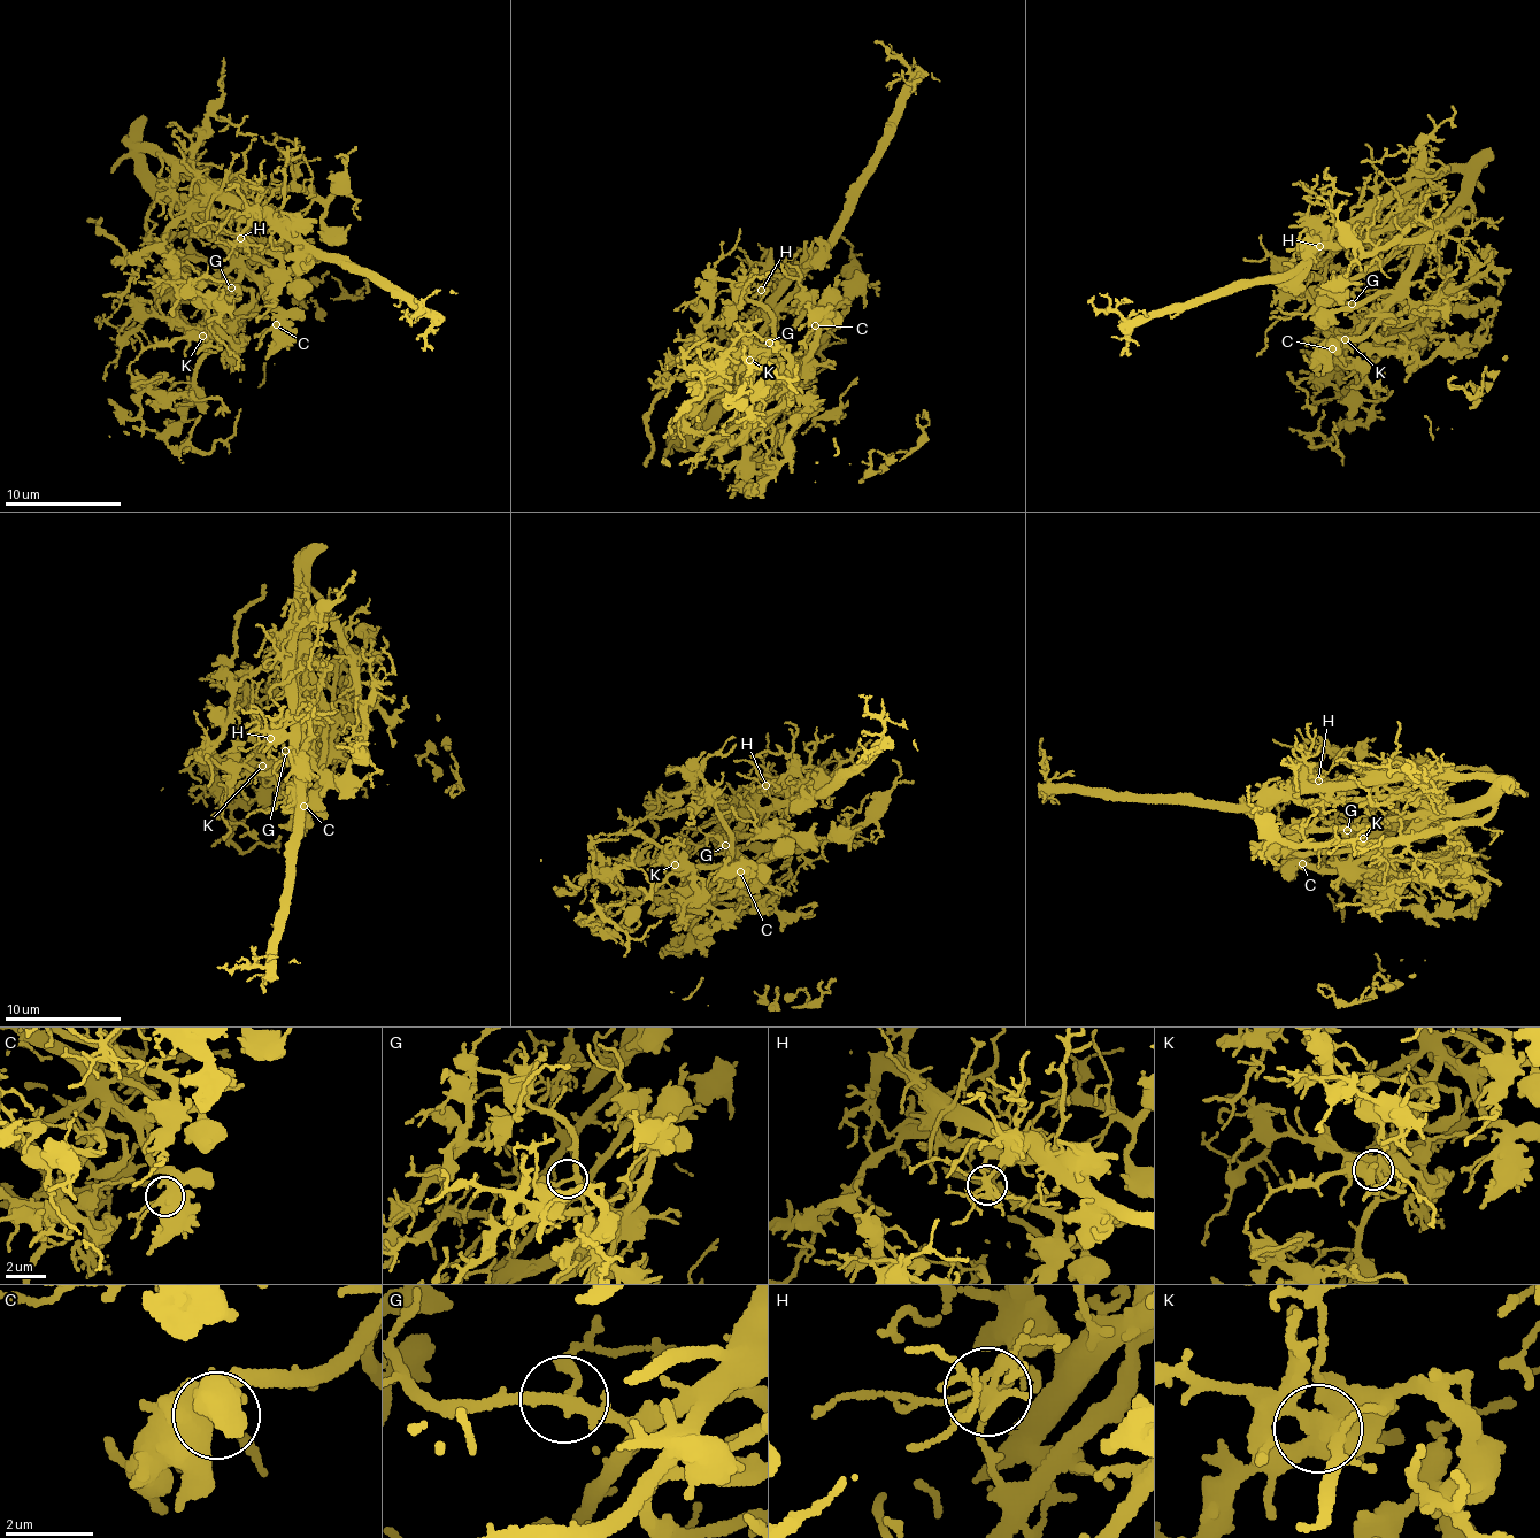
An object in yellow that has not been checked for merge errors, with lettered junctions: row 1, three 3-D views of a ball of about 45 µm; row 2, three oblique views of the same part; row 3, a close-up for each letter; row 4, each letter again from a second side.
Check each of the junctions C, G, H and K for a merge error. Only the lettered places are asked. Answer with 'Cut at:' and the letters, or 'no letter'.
Cut at: H, K

